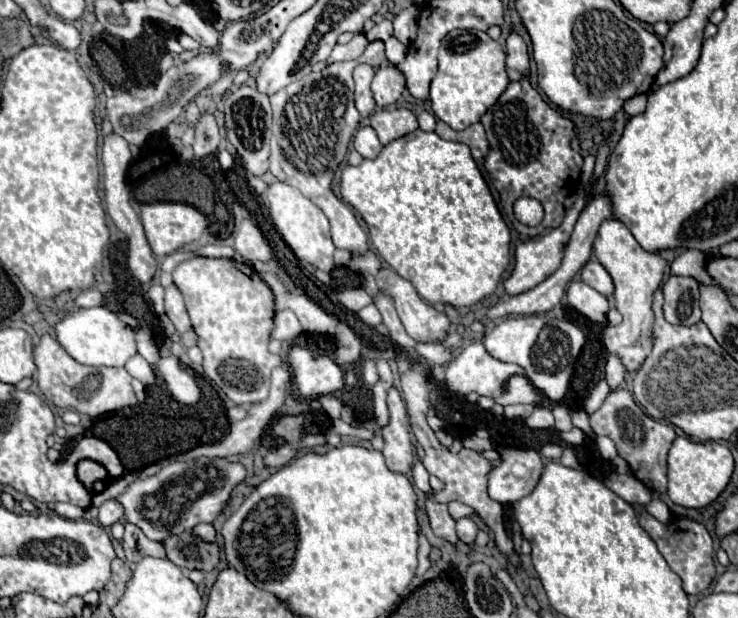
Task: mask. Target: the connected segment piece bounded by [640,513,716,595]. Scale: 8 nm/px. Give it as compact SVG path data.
M644 513L640 517L640 525L656 541L658 551L666 559L668 567L682 579L682 587L684 587L684 591L688 595L700 595L710 587L710 583L712 583L712 579L716 575L714 547L712 547L712 537L704 529L704 525L700 525L700 523L692 521L692 519L682 519L682 517L672 517L668 525L662 525L648 513Z

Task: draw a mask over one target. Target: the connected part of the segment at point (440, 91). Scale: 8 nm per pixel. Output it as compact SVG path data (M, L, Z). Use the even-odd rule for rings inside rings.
M454 29L450 31L438 53L438 73L430 83L432 109L438 119L448 123L454 131L464 131L468 125L480 121L480 117L498 101L508 87L506 51L478 29Z

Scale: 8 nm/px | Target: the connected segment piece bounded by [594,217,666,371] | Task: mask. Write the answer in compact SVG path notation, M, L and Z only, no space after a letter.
M614 217L606 219L600 225L600 231L594 239L594 253L614 279L614 303L616 309L622 313L622 323L618 327L606 327L604 345L608 351L616 353L622 359L626 371L636 371L652 349L652 295L662 283L666 261L660 253L648 253L646 249L640 249L640 243L632 237L628 227Z

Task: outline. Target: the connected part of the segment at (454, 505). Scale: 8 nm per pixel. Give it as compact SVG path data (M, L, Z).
M450 501L448 509L450 509L450 515L454 519L460 519L460 517L472 517L472 519L476 519L476 513L470 507L466 507L466 505L458 503L458 501Z

